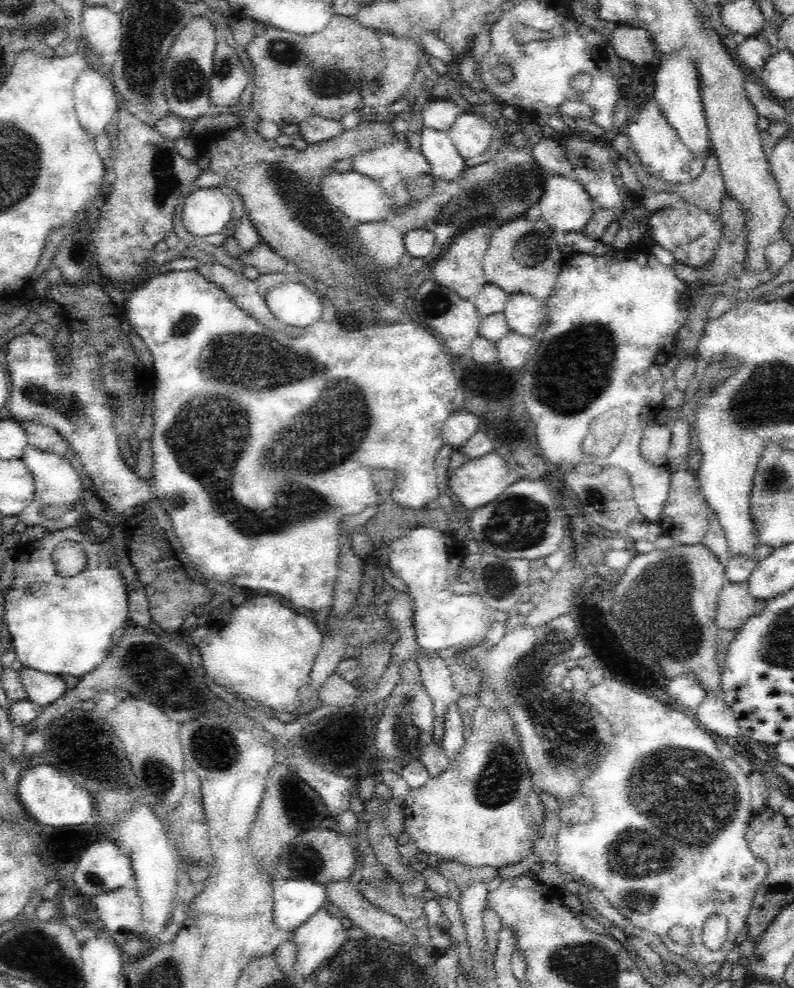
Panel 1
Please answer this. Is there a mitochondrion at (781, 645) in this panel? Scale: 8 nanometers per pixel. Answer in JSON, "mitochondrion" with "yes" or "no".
{"mitochondrion":"no"}

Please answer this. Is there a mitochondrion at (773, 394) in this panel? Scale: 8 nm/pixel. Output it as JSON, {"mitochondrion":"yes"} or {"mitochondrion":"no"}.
{"mitochondrion":"yes"}

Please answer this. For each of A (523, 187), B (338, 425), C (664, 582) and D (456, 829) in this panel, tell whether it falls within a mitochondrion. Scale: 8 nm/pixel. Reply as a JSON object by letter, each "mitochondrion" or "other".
{"A":"other","B":"mitochondrion","C":"mitochondrion","D":"other"}

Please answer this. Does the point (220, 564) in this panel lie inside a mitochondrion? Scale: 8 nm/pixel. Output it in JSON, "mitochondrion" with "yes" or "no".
{"mitochondrion":"no"}

